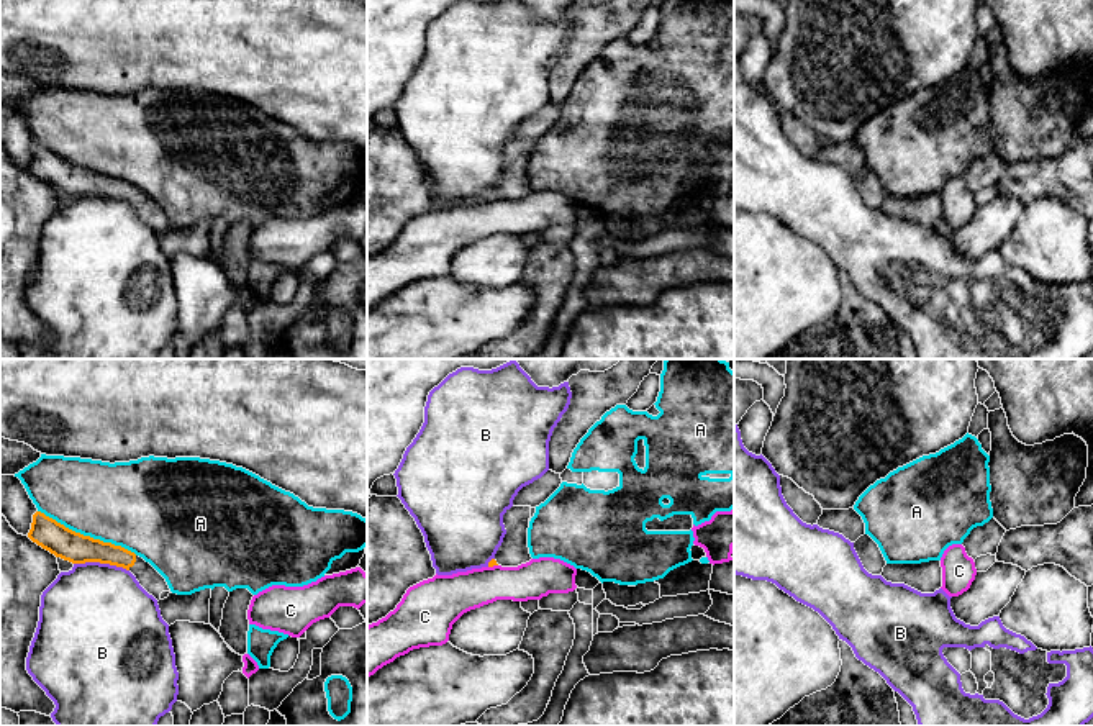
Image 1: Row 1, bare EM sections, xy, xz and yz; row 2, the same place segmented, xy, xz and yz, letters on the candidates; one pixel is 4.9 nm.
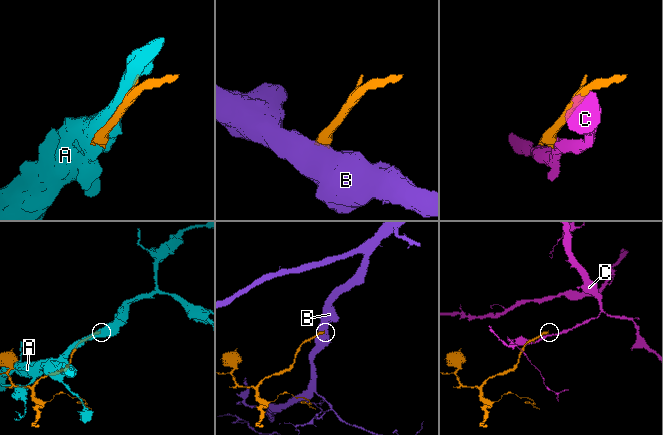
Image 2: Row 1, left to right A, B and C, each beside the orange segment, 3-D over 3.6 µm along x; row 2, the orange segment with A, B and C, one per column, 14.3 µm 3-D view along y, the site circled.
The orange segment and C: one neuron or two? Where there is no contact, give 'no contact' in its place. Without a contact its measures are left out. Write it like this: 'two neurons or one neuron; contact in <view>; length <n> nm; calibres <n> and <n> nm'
two neurons; contact in xz; length 50 nm; calibres 40 and 200 nm

